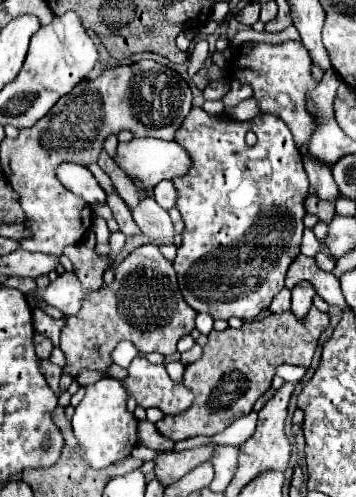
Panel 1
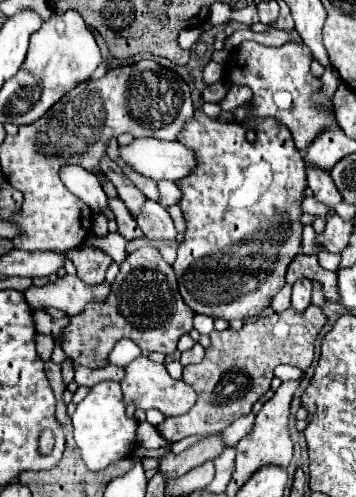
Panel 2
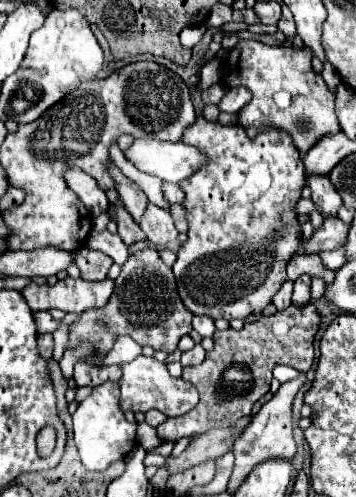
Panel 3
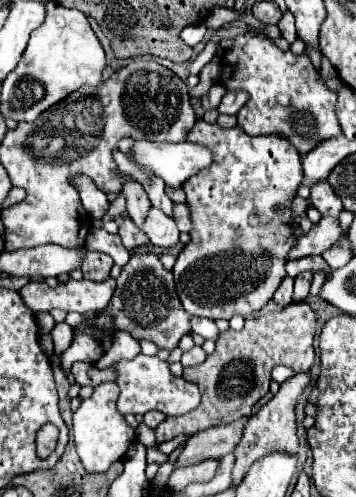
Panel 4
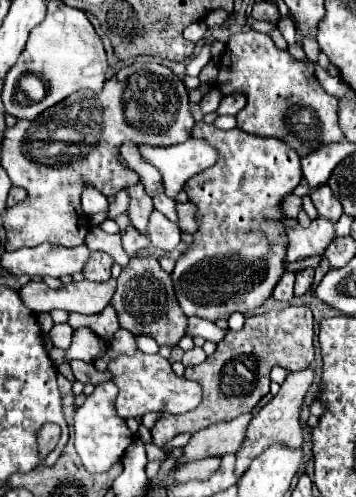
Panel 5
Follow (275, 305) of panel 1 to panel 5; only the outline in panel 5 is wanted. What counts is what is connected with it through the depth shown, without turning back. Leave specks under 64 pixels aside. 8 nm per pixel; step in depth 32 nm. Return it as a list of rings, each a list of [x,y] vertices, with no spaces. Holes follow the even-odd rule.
[[[286,270],[274,288],[274,298],[276,300],[290,300],[292,292],[294,292],[294,272]]]

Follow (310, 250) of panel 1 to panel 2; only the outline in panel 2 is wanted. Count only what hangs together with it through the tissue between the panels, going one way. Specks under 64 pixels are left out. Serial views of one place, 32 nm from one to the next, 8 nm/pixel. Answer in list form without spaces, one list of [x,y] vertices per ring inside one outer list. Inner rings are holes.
[[[310,224],[304,226],[304,238],[302,238],[302,252],[304,254],[316,254],[320,248],[314,246],[314,228]]]

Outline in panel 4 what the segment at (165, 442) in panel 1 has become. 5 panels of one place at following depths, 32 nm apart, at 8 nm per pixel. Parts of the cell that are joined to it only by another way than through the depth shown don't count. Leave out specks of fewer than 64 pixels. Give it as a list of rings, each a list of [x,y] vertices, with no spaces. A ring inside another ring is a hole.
[[[140,424],[138,426],[138,430],[136,430],[136,434],[138,434],[138,442],[142,442],[144,446],[156,446],[156,442],[154,442],[154,436],[152,436],[152,430],[146,426],[146,424]]]

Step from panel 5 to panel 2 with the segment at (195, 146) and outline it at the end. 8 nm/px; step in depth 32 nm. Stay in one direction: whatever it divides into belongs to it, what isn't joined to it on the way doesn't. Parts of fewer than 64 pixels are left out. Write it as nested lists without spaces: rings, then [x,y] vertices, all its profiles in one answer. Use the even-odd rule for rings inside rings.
[[[136,138],[132,144],[120,148],[120,154],[136,172],[156,180],[178,182],[198,166],[196,154],[180,142]]]

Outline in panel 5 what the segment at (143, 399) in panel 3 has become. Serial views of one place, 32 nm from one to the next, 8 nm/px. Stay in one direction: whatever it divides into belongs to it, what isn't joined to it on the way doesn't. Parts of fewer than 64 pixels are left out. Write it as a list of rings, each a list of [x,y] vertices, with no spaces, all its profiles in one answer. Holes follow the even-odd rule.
[[[136,350],[132,356],[116,356],[108,362],[108,372],[112,374],[112,382],[118,386],[116,412],[122,420],[140,418],[148,412],[170,412],[182,414],[194,410],[202,400],[202,388],[194,380],[180,378],[172,372],[172,366],[160,354],[144,354]]]

